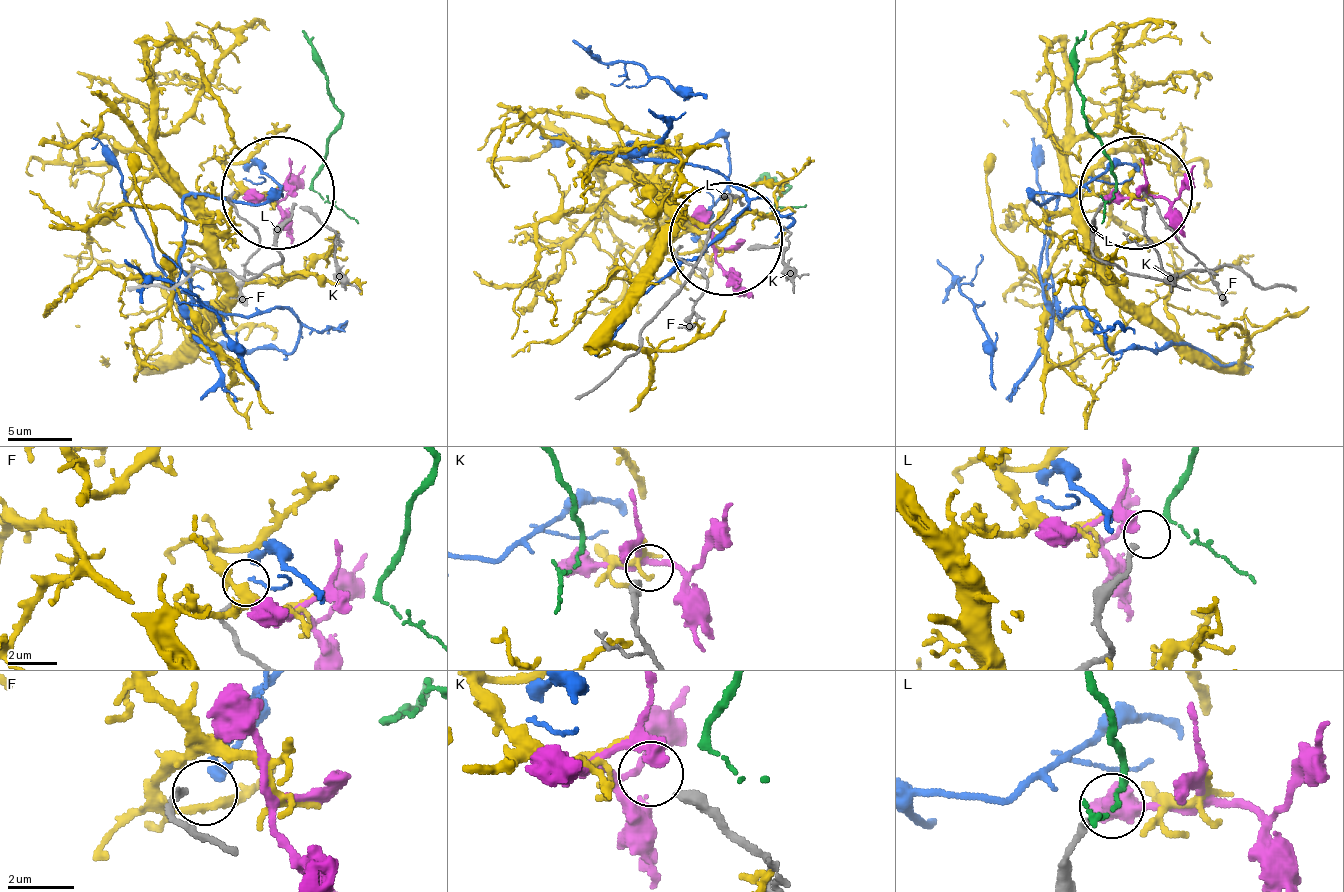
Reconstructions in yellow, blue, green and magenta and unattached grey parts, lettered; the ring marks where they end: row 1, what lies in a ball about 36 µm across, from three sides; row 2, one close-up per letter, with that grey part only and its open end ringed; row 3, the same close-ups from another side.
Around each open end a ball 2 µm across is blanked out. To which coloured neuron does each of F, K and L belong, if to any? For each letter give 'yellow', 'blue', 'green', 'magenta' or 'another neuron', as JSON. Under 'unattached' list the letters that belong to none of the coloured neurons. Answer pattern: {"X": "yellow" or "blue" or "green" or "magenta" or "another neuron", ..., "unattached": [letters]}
{"F": "blue", "K": "another neuron", "L": "green", "unattached": ["K"]}

